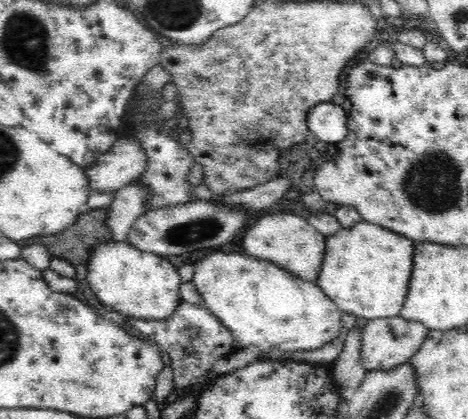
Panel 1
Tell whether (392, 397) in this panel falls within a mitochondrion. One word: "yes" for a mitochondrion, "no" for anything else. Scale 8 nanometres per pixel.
yes

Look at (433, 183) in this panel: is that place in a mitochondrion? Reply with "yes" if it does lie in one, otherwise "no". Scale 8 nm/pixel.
yes

